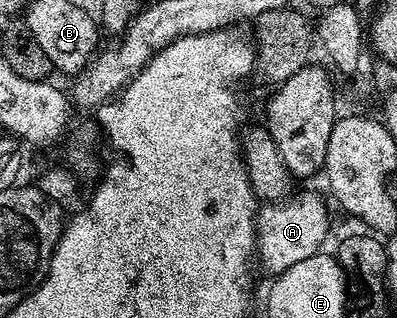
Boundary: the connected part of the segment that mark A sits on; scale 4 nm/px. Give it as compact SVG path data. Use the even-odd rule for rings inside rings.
M301 194L290 197L288 200L273 200L262 205L257 212L257 258L259 266L269 273L269 276L282 274L287 268L291 268L311 256L322 253L325 237L329 234L329 210L325 202L317 194Z

